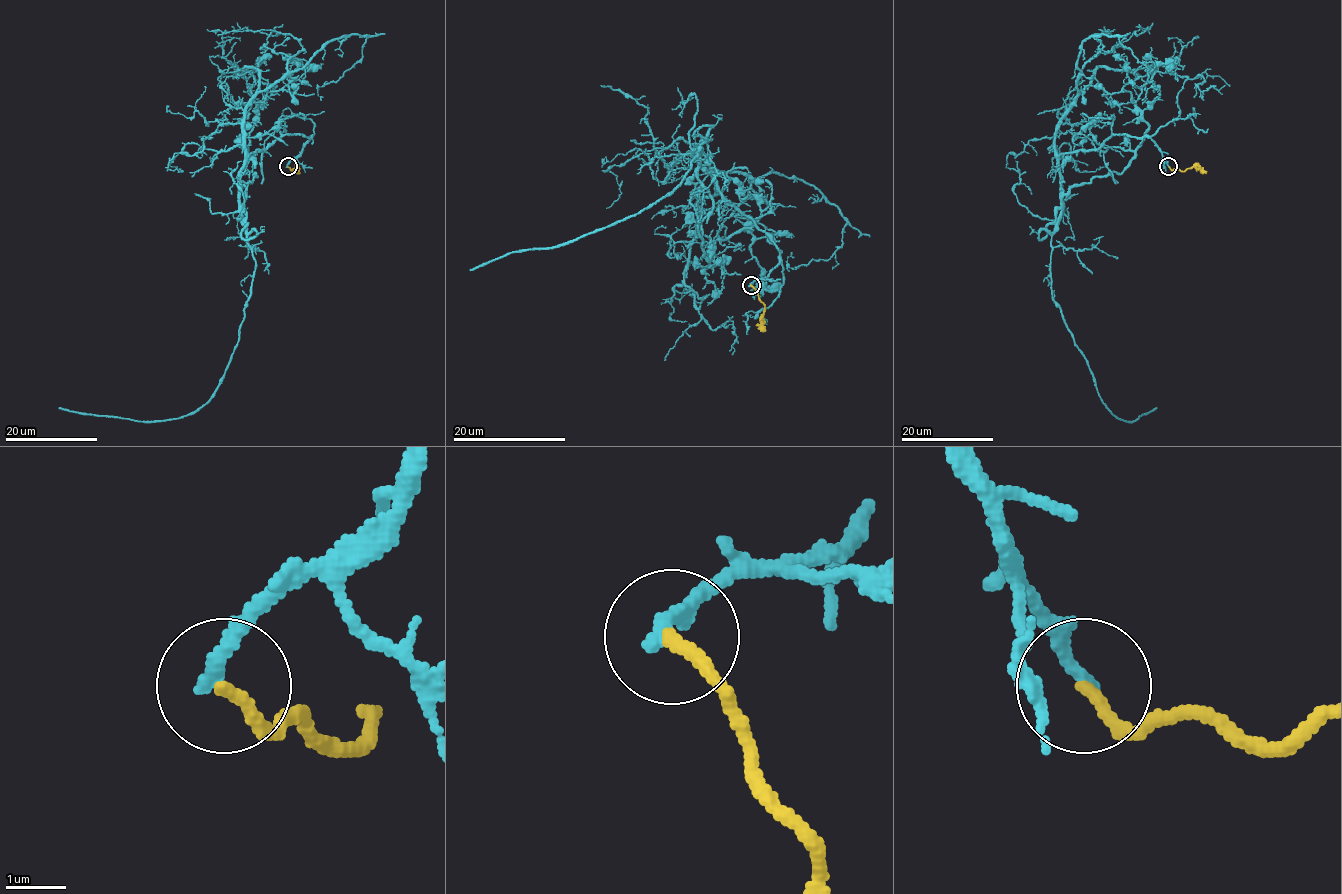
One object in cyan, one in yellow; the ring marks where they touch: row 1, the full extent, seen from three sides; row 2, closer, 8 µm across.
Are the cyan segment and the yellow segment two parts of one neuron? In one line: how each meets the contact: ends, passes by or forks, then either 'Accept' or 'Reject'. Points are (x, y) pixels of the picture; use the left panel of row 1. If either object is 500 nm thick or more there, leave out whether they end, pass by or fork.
At the ring cyan ends. At the ring yellow ends. Reject

